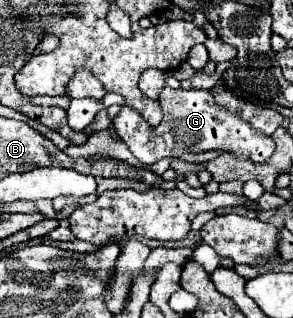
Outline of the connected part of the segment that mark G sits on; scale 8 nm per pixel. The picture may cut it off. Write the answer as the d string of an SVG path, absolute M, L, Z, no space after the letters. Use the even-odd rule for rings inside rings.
M166 87L158 101L164 117L156 127L150 127L146 119L132 107L122 107L122 111L114 117L114 129L118 137L128 145L132 155L146 167L164 157L180 157L184 153L206 153L212 149L226 151L238 159L266 163L276 149L270 135L254 129L240 115L218 107L212 91L206 89L184 91Z

